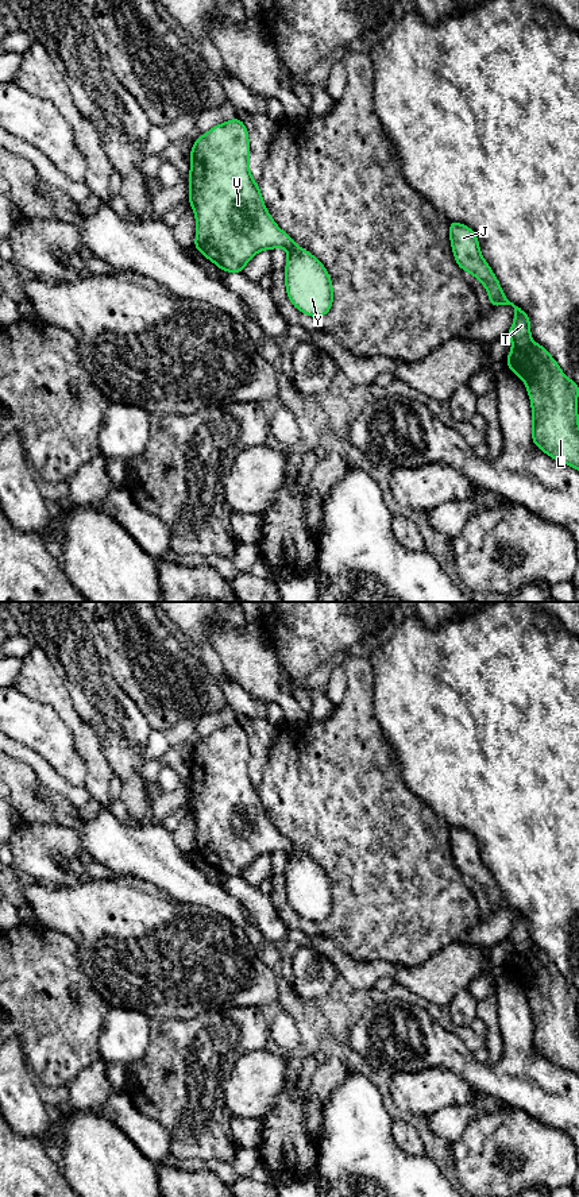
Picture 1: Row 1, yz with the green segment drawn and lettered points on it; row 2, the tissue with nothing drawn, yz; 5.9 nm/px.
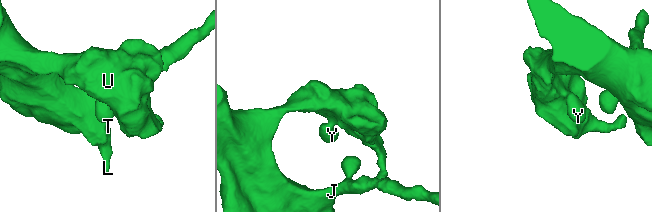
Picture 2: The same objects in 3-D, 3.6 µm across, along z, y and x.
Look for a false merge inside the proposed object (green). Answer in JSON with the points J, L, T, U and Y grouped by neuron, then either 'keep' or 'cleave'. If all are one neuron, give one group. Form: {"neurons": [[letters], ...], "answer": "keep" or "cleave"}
{"neurons": [["J", "L", "T", "U", "Y"]], "answer": "keep"}

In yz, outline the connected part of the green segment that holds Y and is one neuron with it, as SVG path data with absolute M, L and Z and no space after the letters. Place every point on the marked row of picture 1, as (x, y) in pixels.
M238 117L215 126L193 144L189 202L197 223L194 248L223 271L243 273L243 267L256 252L282 247L289 252L285 283L290 302L308 316L325 316L333 302L331 277L323 263L306 250L297 247L269 215L259 185L248 169L250 152L247 128Z

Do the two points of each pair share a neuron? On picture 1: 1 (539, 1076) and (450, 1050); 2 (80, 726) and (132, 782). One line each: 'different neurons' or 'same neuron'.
1: same neuron
2: different neurons

